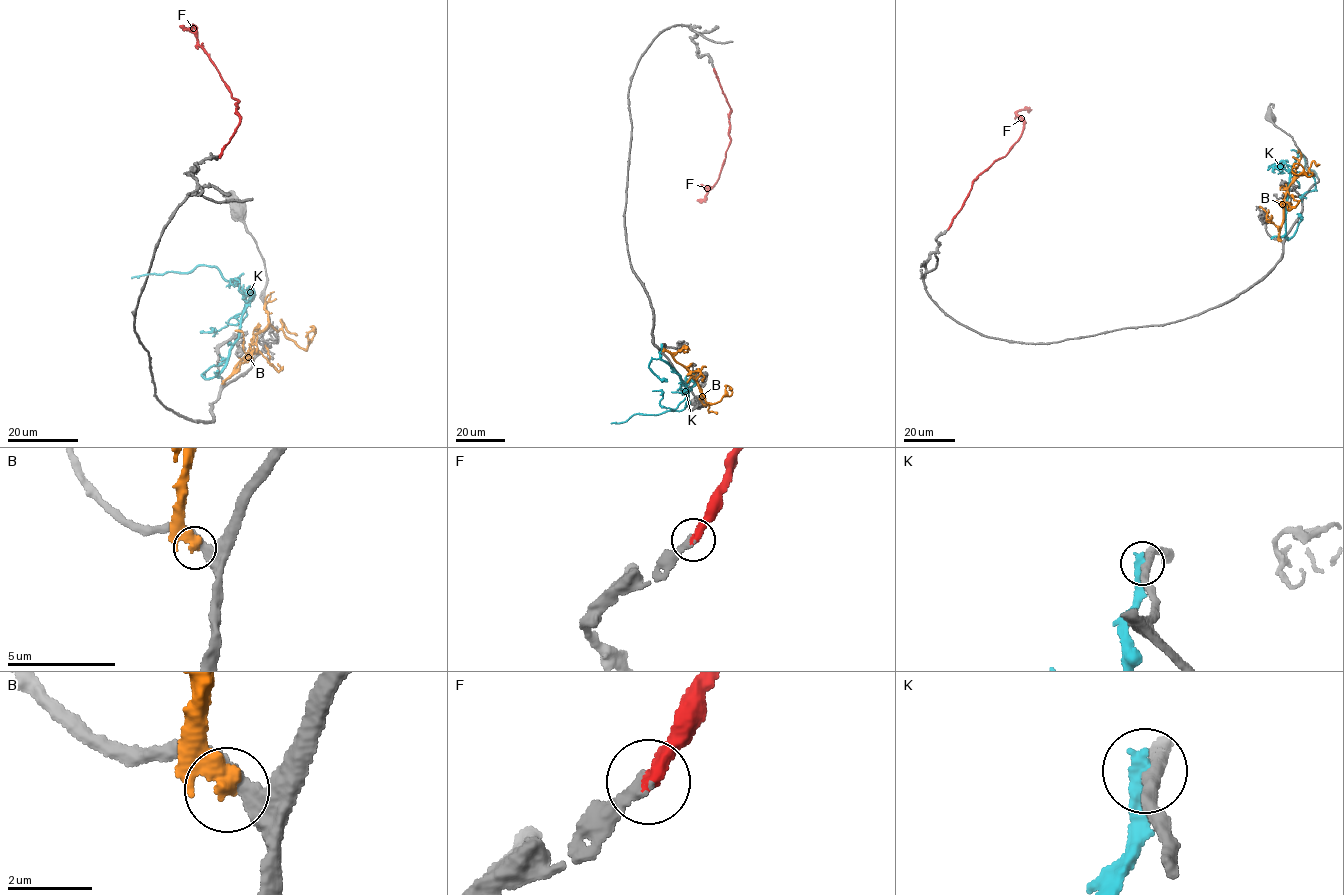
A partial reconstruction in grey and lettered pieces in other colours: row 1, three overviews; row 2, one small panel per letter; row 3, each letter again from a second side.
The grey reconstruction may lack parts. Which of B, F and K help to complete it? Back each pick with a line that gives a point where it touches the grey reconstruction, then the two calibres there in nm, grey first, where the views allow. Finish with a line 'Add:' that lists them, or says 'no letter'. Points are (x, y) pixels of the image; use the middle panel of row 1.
F: Touches grey at (714, 69). Thickness 300 nm (grey) against 400 nm
Add: F

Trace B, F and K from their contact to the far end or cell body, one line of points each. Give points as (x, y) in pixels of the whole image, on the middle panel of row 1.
B: (662, 350), (669, 352), (684, 366), (707, 402), (719, 401), (726, 385), (731, 390)
F: (714, 69), (731, 111), (731, 143), (714, 186), (710, 190), (709, 187), (704, 199), (697, 200)
K: (661, 345), (662, 359), (687, 390), (686, 406), (658, 414), (632, 415), (624, 422), (611, 423)

